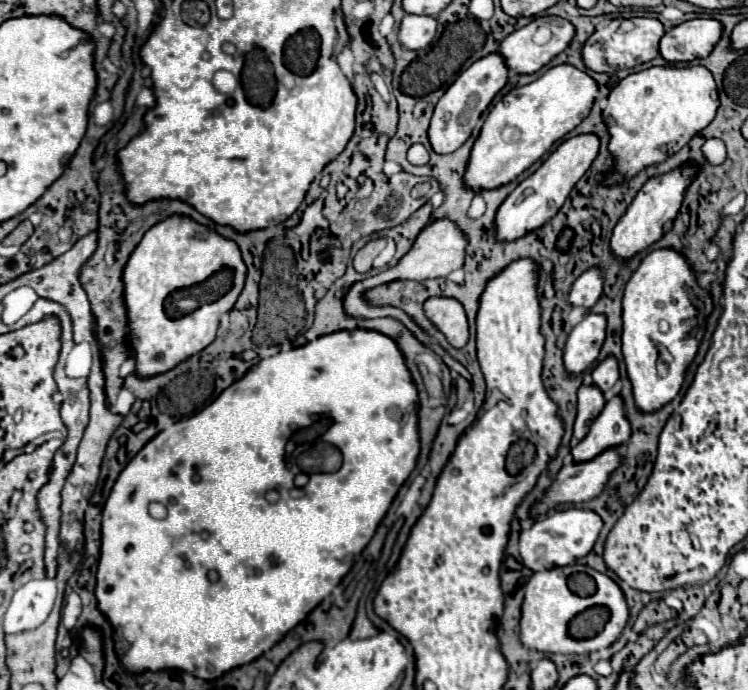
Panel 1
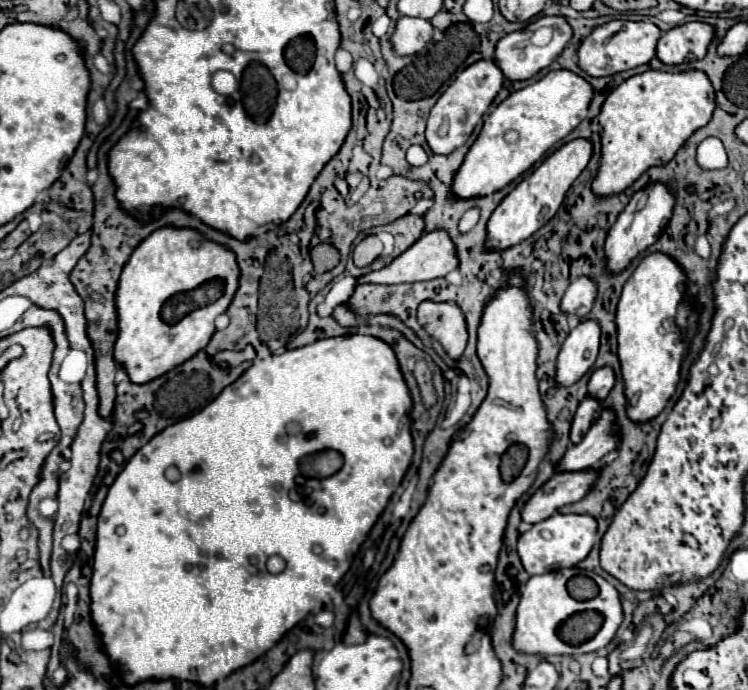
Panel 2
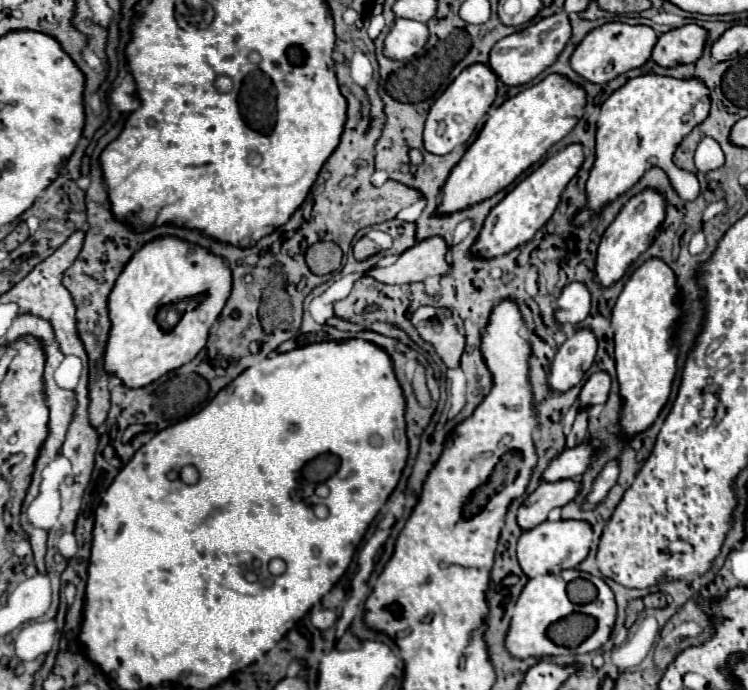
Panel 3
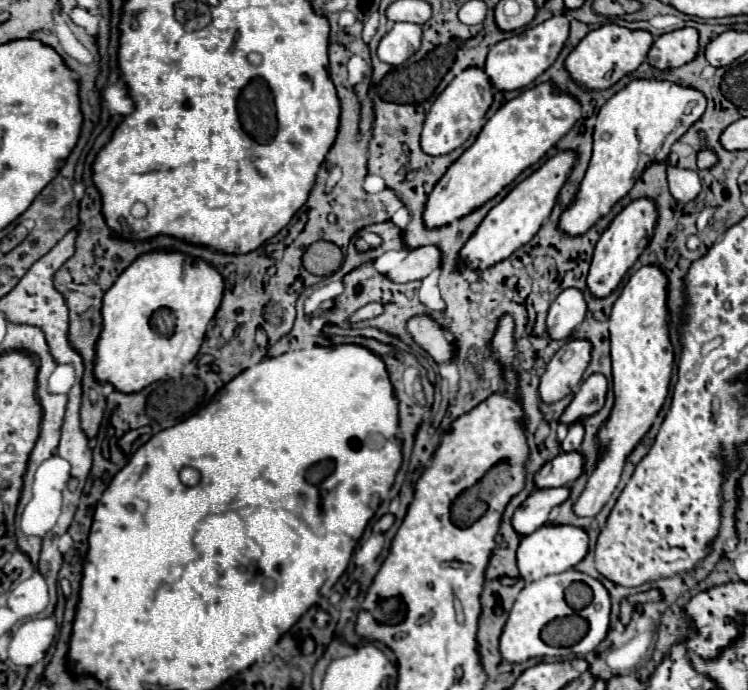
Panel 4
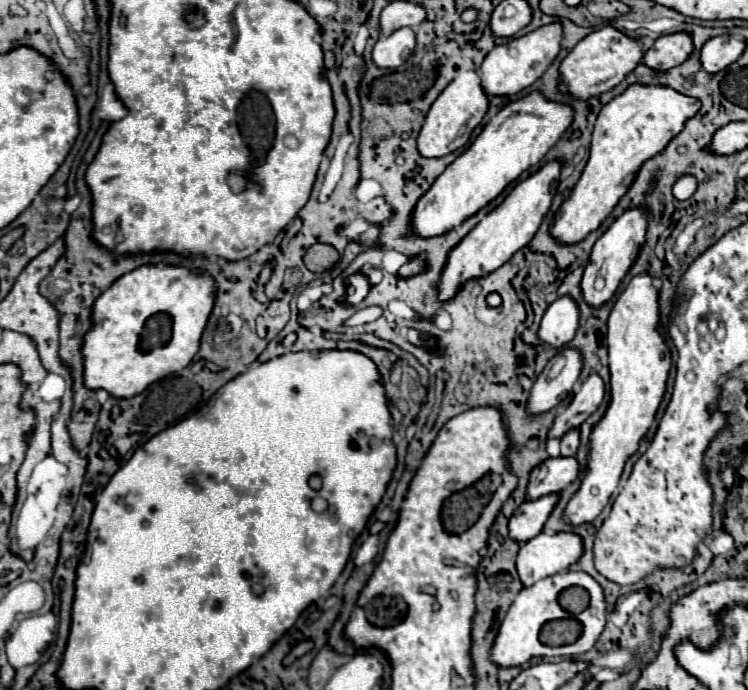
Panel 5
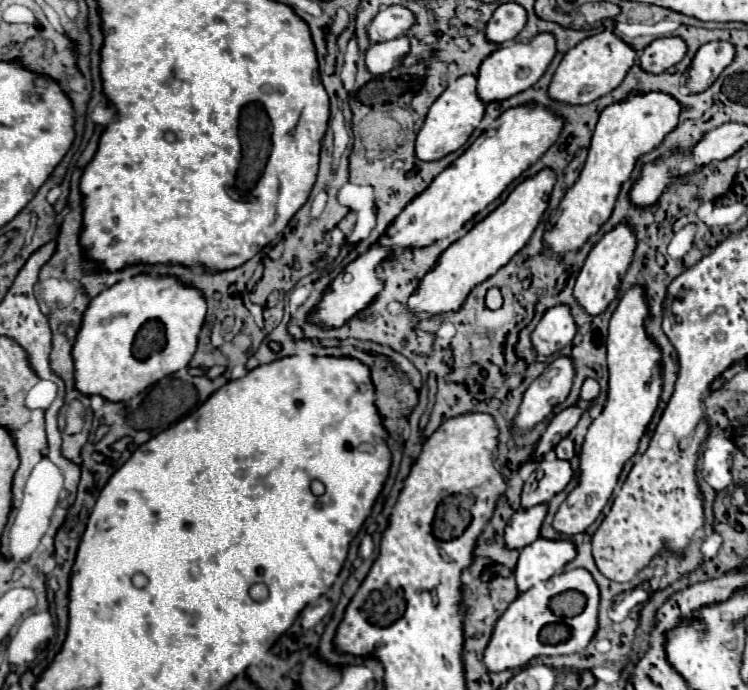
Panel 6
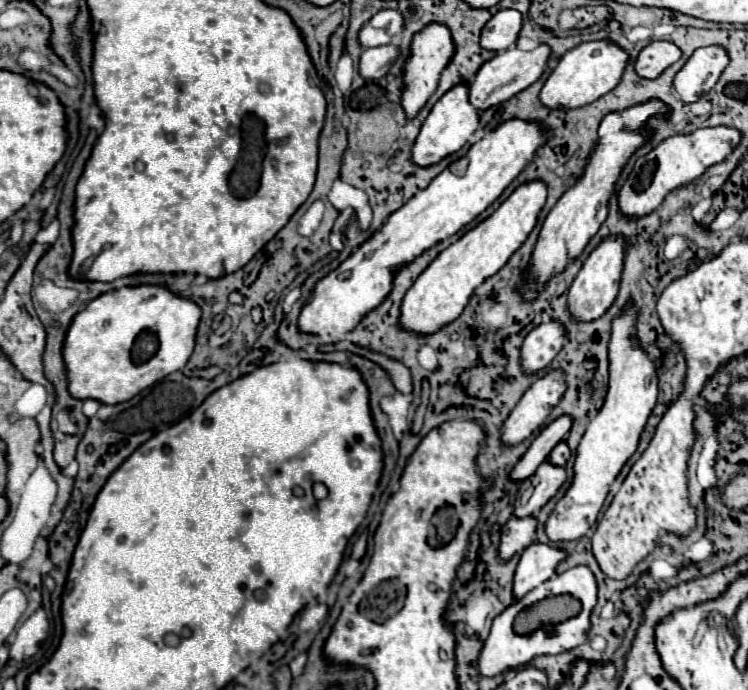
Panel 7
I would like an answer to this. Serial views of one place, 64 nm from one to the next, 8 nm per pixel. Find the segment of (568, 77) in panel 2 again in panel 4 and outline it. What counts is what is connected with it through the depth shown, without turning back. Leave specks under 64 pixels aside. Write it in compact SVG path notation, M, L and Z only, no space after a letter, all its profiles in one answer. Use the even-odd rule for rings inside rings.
M552 82L528 88L506 102L488 118L476 142L448 168L440 184L436 184L424 210L424 224L428 228L450 224L494 198L502 188L512 184L520 172L544 158L544 154L576 124L580 112L580 102L572 94L558 92Z

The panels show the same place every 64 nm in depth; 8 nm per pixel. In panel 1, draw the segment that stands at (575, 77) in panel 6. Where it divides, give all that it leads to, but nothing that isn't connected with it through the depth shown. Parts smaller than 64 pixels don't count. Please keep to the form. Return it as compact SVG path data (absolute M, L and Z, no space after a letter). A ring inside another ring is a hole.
M632 18L634 28L630 32L620 32L622 20L612 20L606 28L598 28L584 44L582 56L586 68L594 72L608 72L612 74L614 70L620 68L634 68L638 64L650 62L660 54L660 38L664 36L664 24L658 18Z

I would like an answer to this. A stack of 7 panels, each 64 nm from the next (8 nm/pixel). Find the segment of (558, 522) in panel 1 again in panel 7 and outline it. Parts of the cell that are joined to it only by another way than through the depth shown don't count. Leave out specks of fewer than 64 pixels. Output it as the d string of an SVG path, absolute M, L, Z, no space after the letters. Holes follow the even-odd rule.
M534 542L530 544L518 562L514 576L514 598L528 594L534 586L546 582L556 574L556 568L562 560L566 560L566 552L560 548L552 548L548 544Z

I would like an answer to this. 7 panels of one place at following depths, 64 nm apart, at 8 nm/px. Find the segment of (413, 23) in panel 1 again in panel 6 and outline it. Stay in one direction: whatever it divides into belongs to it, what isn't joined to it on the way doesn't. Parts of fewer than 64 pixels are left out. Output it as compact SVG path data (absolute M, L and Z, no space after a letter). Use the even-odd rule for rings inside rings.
M400 34L386 42L376 42L366 50L366 66L374 74L386 74L392 68L400 66L402 58L410 52L410 40L406 34Z

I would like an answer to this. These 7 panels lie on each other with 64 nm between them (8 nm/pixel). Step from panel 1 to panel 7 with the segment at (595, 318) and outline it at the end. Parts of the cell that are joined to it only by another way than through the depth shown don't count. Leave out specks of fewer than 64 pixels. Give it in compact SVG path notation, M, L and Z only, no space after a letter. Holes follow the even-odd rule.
M556 368L538 378L516 404L502 428L502 442L506 446L526 440L534 430L538 430L550 416L552 408L558 406L566 392L566 374Z

